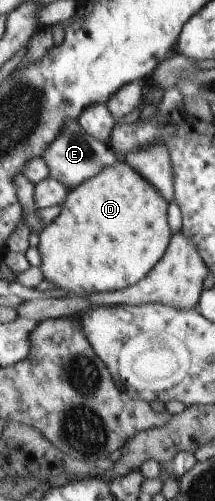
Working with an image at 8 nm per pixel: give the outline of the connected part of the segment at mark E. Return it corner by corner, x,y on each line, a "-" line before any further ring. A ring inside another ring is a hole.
74,120
69,121
63,127
58,139
51,143
49,149
43,153
42,158
45,159
45,163
49,166
50,177
58,179
72,190
100,175
107,166
119,164
119,157
115,153
109,143
105,144
95,140
85,132
79,121

